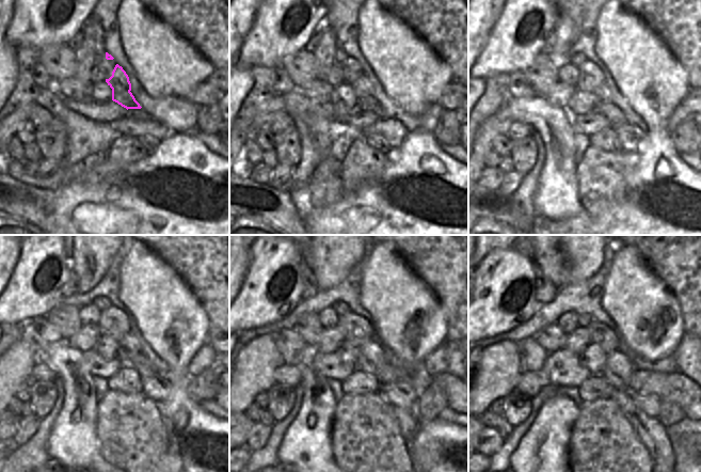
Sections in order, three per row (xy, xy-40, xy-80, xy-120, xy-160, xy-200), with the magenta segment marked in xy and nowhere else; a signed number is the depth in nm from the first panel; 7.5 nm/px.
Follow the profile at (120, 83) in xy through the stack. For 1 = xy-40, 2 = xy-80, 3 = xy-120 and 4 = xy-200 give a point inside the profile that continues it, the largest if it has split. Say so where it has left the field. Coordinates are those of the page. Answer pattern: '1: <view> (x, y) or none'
1: xy-40 (364, 92)
2: xy-80 (605, 104)
3: xy-120 (131, 354)
4: xy-200 (619, 370)

